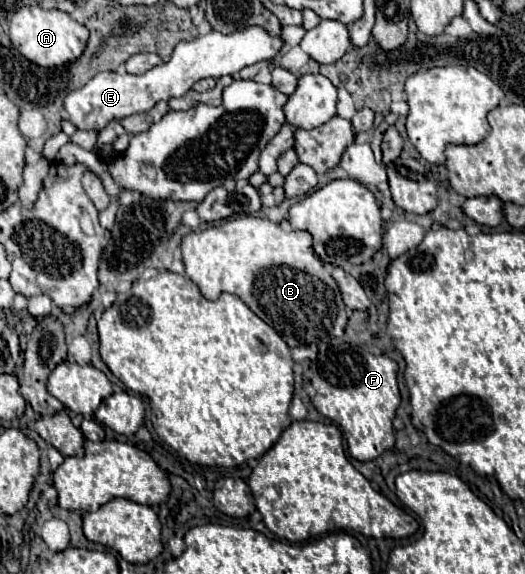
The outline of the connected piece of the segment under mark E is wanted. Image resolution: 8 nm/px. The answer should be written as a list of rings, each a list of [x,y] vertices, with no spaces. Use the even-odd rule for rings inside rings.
[[[246,27],[232,35],[210,31],[204,37],[178,43],[168,63],[162,63],[142,75],[130,75],[130,73],[120,75],[114,71],[98,73],[84,87],[68,93],[64,99],[64,107],[70,113],[70,121],[76,129],[100,133],[110,121],[116,119],[120,121],[134,113],[146,113],[158,101],[170,101],[172,97],[186,95],[198,79],[206,79],[206,77],[218,79],[224,75],[238,75],[238,71],[248,65],[254,65],[264,59],[274,59],[280,47],[282,47],[282,37],[270,37],[262,27]]]

